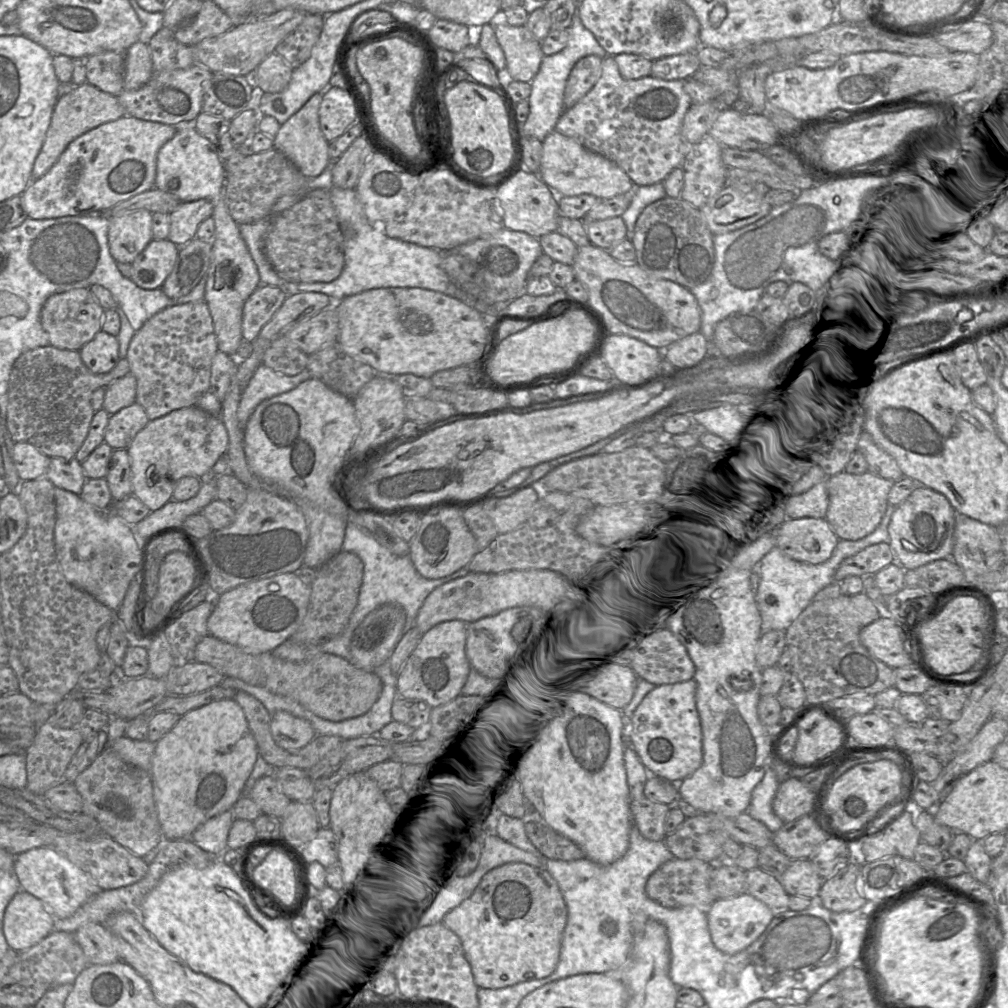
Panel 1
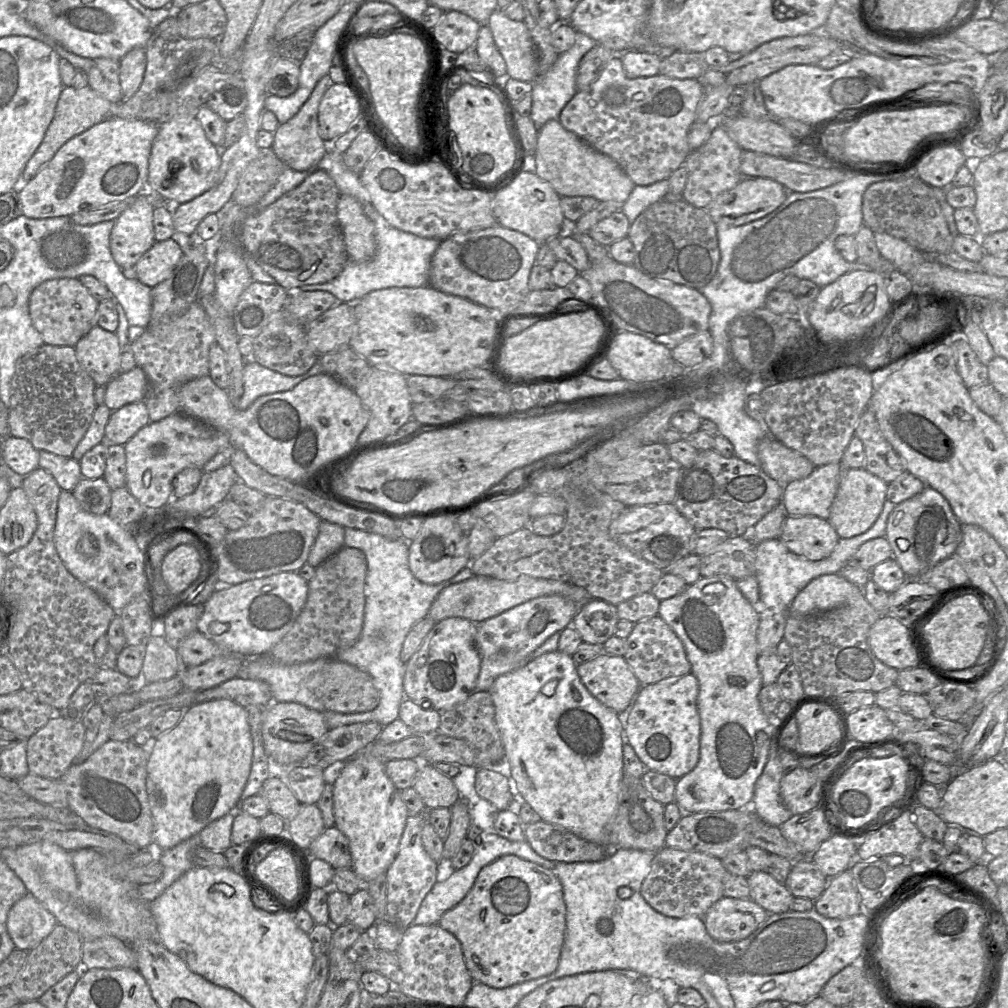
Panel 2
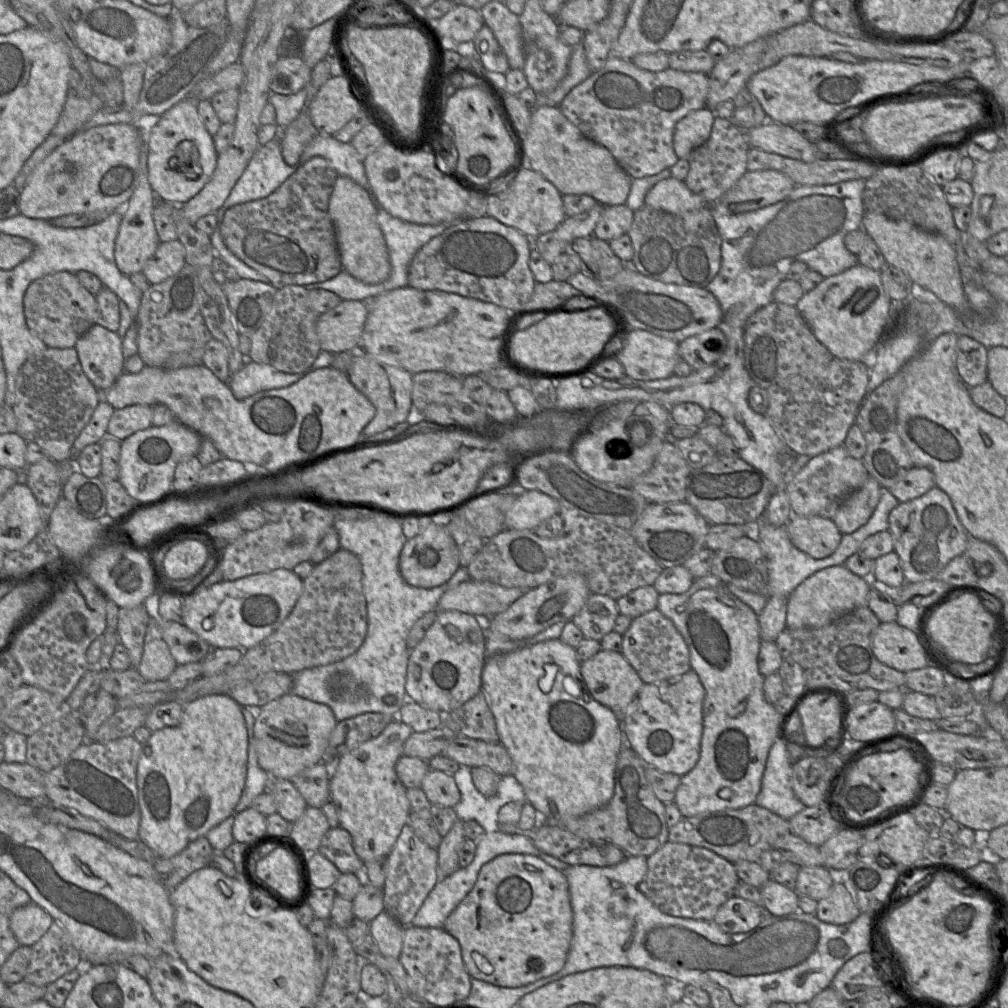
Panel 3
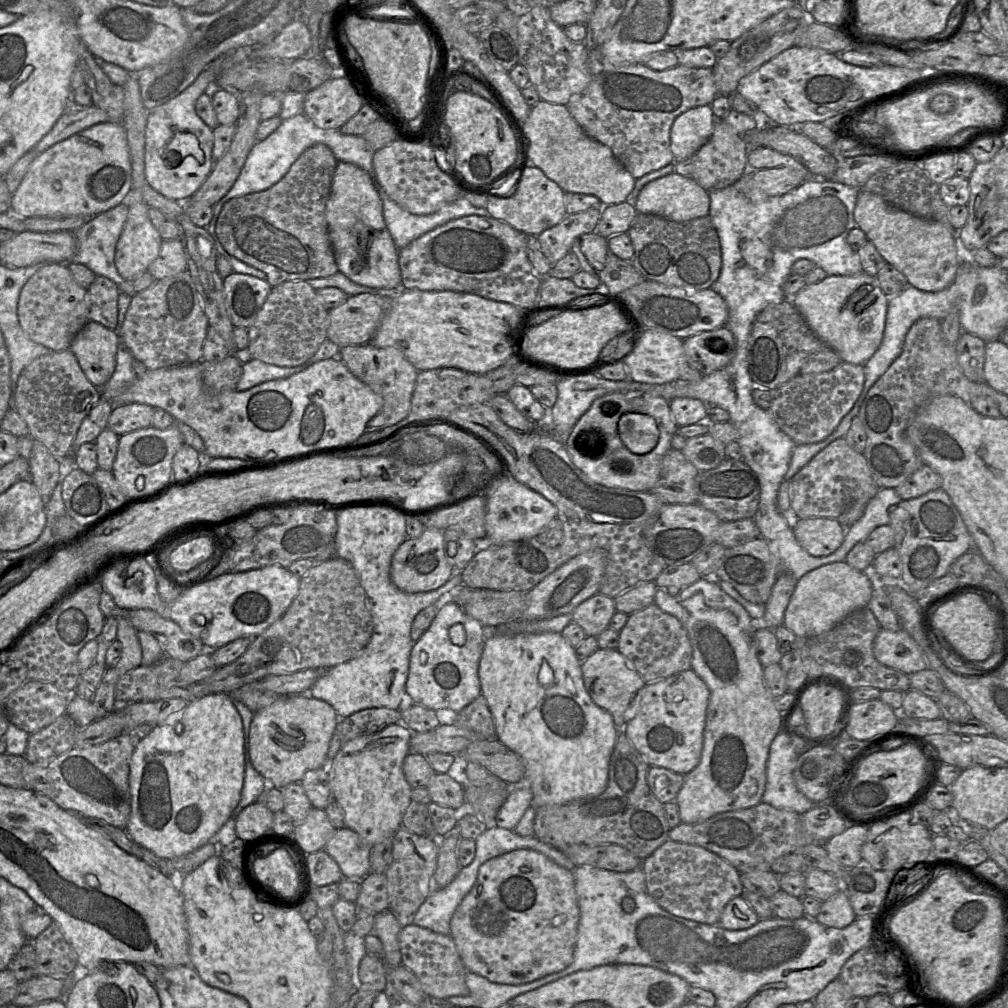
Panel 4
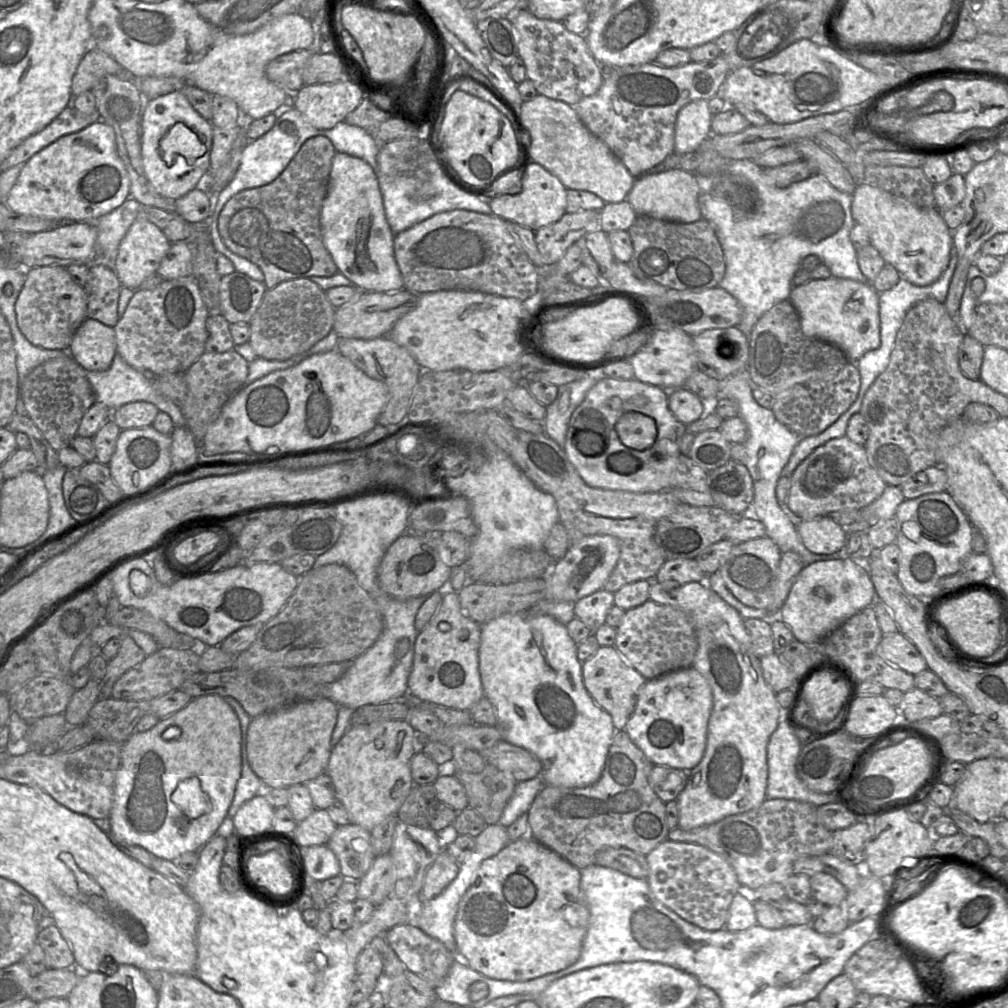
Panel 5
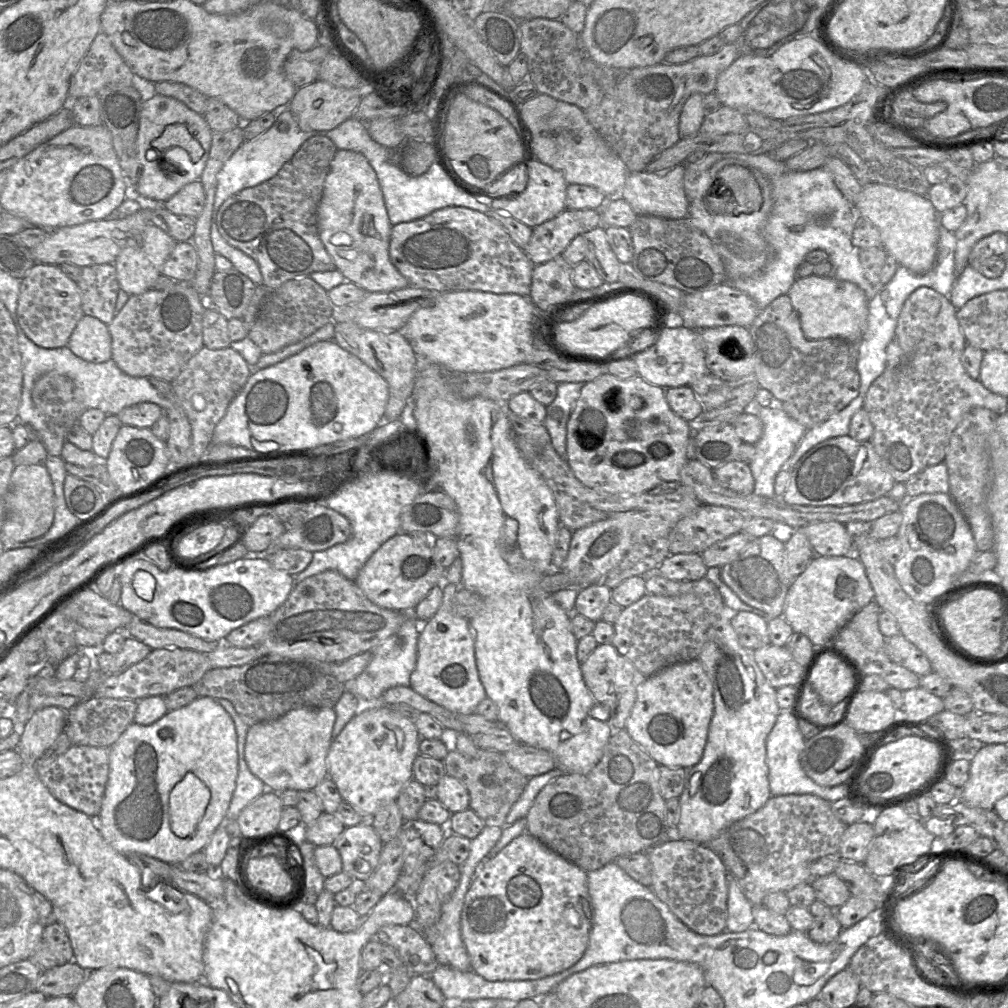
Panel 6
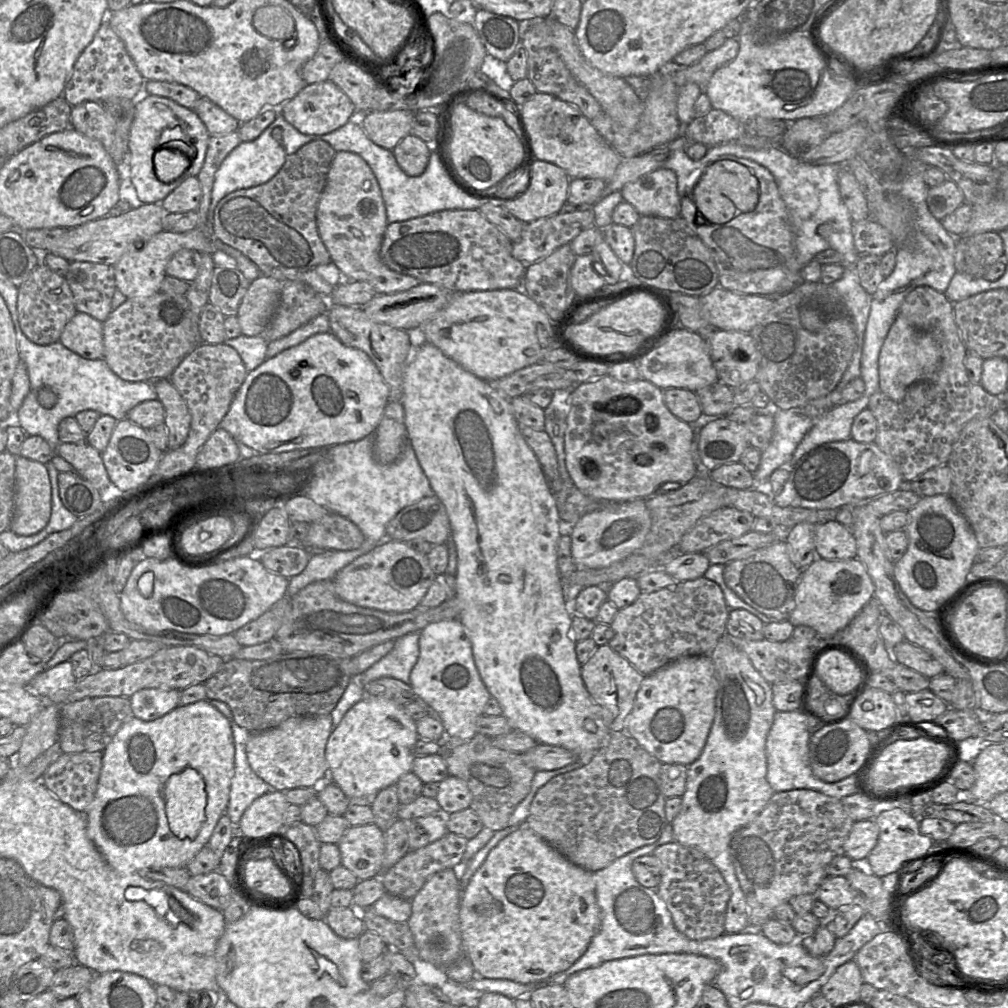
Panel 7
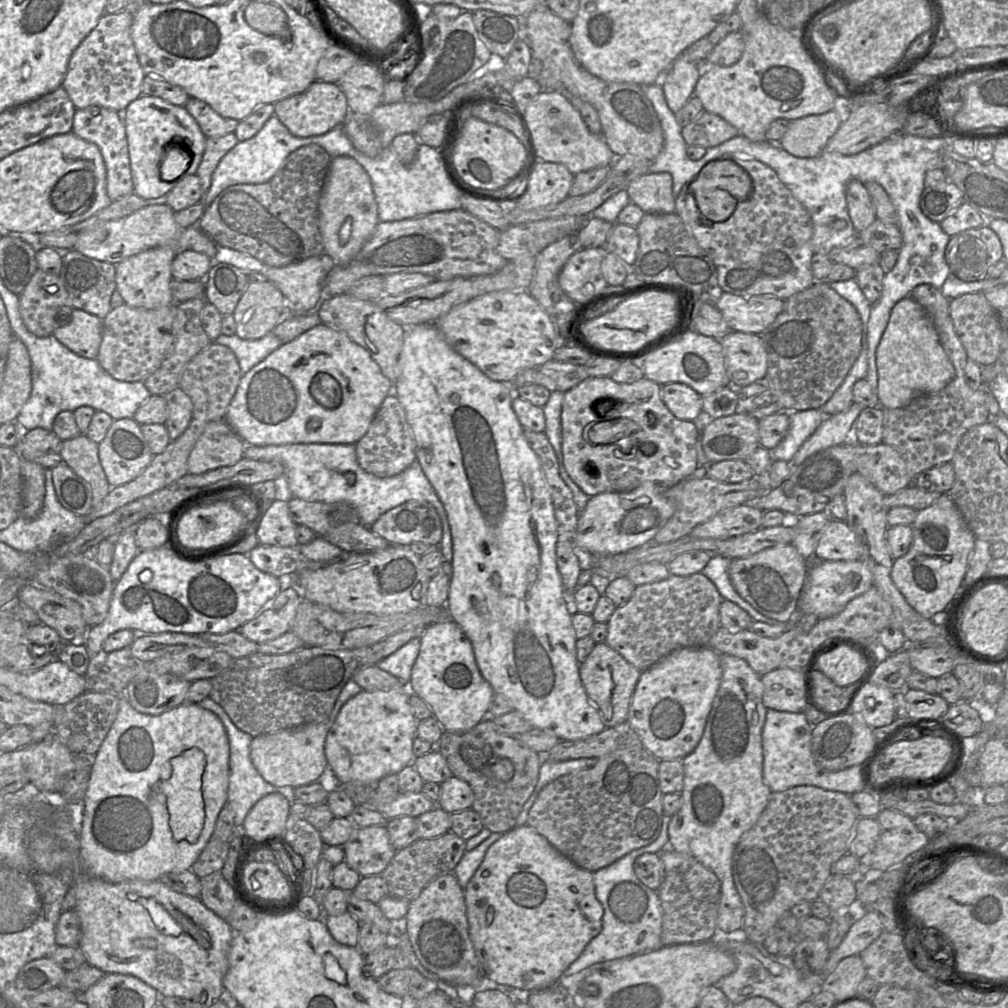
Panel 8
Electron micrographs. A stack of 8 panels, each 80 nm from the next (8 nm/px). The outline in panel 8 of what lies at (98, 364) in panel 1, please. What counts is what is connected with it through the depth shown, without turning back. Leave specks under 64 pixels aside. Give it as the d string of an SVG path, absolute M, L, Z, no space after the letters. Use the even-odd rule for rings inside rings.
M72 308L65 324L57 327L52 335L75 354L96 359L102 340L102 320L84 310Z

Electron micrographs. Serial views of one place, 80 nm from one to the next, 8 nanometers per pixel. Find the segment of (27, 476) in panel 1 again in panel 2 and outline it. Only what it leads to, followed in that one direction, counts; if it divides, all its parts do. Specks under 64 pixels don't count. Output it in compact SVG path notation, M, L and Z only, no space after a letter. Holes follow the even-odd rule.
M10 435L3 439L1 458L14 472L22 476L39 467L39 451L25 438Z

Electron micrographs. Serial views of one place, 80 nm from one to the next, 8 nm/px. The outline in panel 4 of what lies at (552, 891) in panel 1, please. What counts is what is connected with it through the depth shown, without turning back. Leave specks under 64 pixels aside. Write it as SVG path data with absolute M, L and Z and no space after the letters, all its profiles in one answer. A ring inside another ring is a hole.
M518 849L483 863L479 869L477 880L470 892L463 898L450 921L450 936L453 939L459 956L468 971L485 977L491 982L519 985L532 982L549 974L560 972L574 960L574 950L580 922L580 908L575 886L575 876L570 871L540 852L530 849Z

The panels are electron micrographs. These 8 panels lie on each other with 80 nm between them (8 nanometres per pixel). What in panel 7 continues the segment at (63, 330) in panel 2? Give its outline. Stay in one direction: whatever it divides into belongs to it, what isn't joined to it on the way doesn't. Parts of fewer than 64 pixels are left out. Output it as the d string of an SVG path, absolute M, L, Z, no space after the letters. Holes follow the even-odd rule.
M39 263L18 288L18 320L24 335L38 345L59 341L66 324L77 313L72 291L65 279Z

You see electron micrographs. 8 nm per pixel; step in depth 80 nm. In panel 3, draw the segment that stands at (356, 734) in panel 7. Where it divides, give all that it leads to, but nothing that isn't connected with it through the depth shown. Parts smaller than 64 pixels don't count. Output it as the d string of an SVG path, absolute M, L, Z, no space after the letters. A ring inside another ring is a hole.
M394 718L376 737L341 756L331 767L330 795L338 810L340 827L352 837L355 853L365 862L388 856L402 828L408 824L407 788L396 773L403 745L412 729Z

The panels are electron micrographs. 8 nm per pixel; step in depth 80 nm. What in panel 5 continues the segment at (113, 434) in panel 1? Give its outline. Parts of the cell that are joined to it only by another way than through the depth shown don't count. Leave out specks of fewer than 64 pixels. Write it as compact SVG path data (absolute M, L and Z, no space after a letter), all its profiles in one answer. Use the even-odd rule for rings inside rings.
M131 402L112 411L112 420L121 429L151 426L159 409L149 402Z

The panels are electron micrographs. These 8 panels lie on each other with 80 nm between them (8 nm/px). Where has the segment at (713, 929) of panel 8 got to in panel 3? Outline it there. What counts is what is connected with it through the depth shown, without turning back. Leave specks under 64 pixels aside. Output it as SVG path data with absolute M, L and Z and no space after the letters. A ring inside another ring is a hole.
M667 841L647 857L647 873L639 889L668 915L713 921L718 909L734 895L738 882L734 864L715 852Z

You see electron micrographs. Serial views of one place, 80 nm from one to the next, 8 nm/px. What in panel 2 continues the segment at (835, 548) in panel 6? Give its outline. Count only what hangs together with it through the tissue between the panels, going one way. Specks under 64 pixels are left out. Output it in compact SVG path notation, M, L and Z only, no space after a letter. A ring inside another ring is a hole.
M788 515L779 538L793 553L821 560L833 552L840 537L828 519Z

